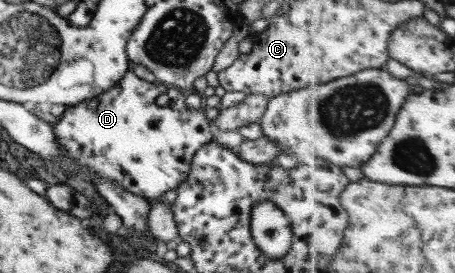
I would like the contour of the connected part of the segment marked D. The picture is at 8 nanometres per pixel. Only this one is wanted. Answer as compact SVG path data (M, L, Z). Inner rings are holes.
M127 70L111 89L101 95L65 106L58 122L51 124L55 142L61 146L63 154L75 158L79 166L87 166L87 170L117 182L127 192L139 195L148 202L161 197L169 189L176 189L186 179L193 154L205 143L212 141L217 132L218 127L205 117L203 108L189 109L185 106L184 99L180 88L159 81L141 80ZM160 93L168 95L169 102L165 106L155 103Z

